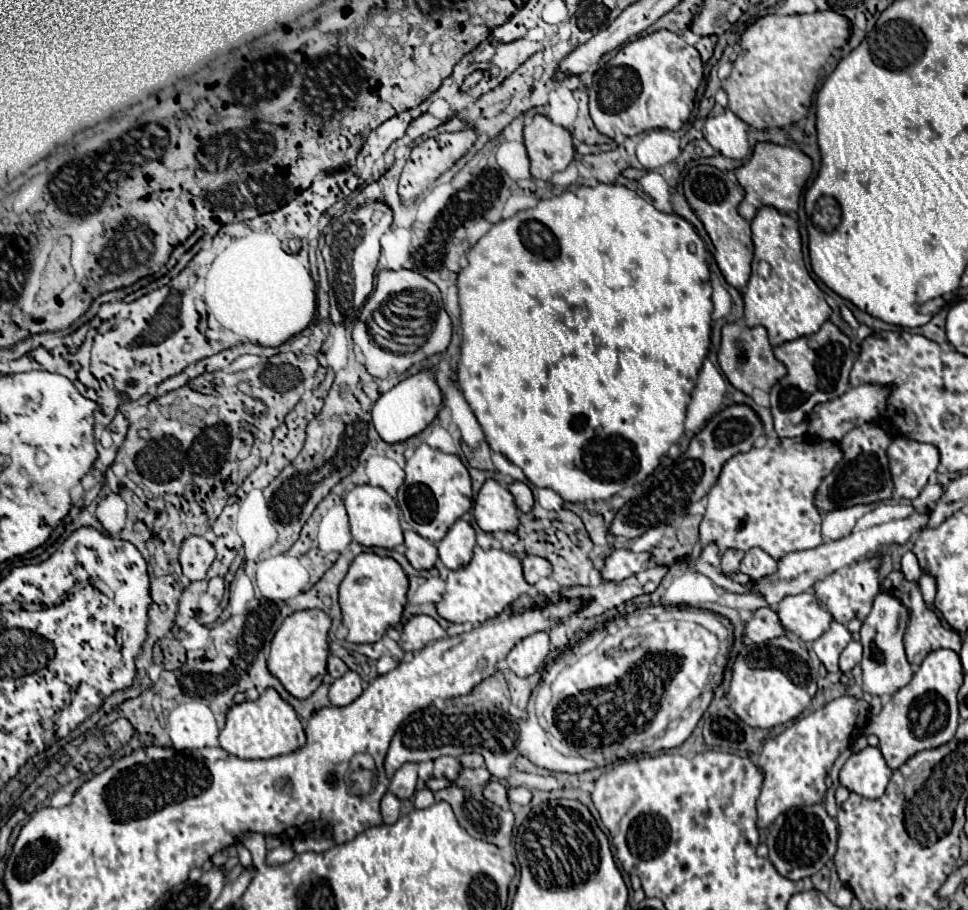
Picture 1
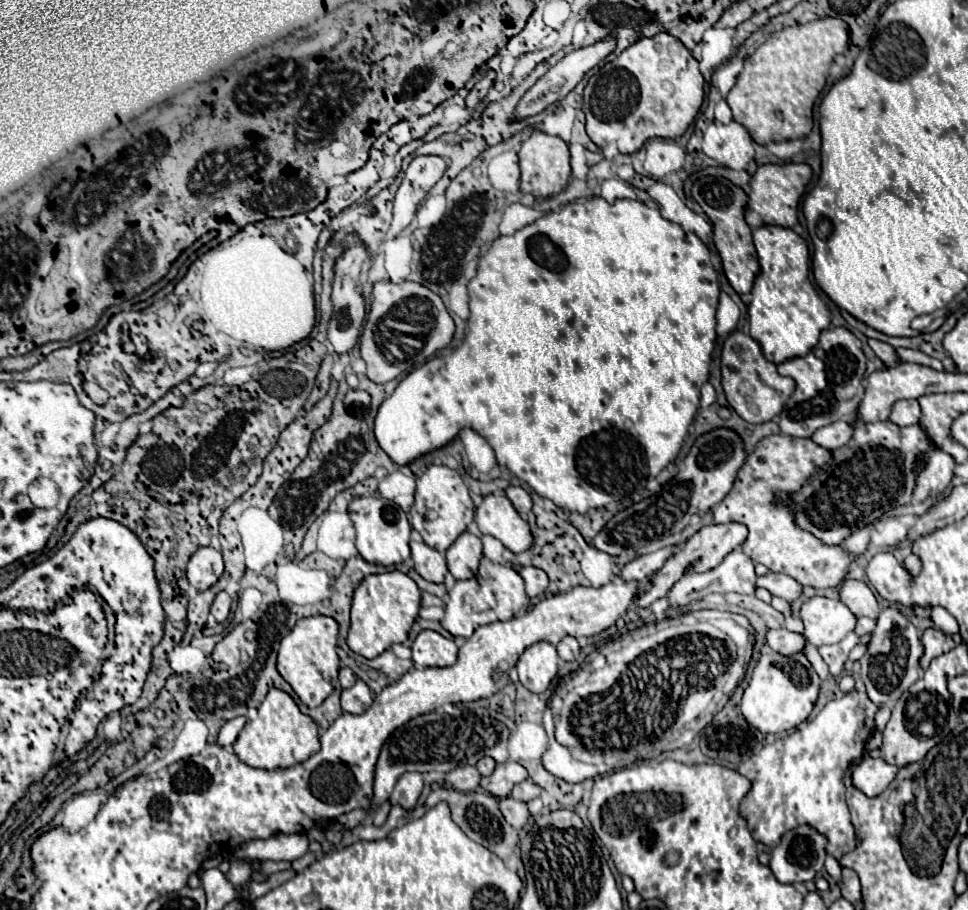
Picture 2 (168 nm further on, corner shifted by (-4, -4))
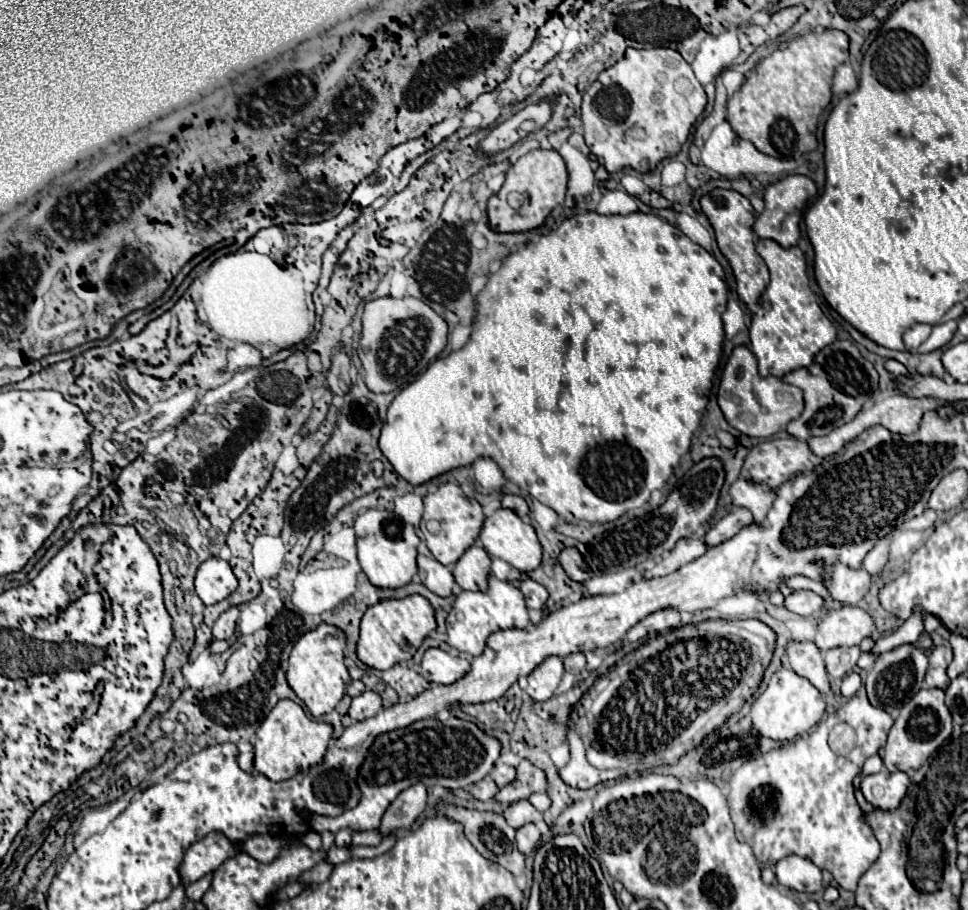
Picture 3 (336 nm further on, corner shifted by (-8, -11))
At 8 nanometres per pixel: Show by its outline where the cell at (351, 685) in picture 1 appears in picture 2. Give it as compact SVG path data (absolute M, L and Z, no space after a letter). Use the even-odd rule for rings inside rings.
M358 680L352 688L346 688L342 692L342 710L350 712L350 714L362 714L364 710L368 710L372 704L372 692L370 688Z

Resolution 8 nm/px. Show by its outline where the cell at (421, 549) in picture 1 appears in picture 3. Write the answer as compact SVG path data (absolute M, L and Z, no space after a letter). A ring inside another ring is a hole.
M420 543L417 555L418 575L421 582L436 595L448 597L452 593L454 577L450 567L438 563L426 543Z

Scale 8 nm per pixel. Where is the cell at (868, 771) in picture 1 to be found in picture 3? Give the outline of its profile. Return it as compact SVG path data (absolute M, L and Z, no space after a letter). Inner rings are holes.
M882 769L880 773L866 775L860 783L860 789L868 803L872 803L878 809L896 809L900 801L906 795L908 789L908 775L902 771L890 773L888 769Z

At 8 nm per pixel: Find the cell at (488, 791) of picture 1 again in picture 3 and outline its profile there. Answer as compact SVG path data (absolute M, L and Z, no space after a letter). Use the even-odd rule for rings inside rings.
M526 823L520 829L516 829L516 843L518 843L518 849L524 855L532 853L538 847L538 843L540 843L540 831L538 831L538 827L534 823Z

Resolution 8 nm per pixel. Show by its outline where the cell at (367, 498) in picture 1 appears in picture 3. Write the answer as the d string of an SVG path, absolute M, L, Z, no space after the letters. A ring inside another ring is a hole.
M368 509L360 513L354 521L354 531L358 539L358 559L362 571L368 575L372 585L376 587L402 587L412 581L416 569L416 547L420 543L412 525L404 523L392 511Z

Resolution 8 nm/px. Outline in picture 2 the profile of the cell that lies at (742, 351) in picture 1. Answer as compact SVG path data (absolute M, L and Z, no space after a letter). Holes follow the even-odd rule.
M732 332L722 348L722 388L728 404L748 424L764 424L774 420L794 392L794 380L782 378L776 372L776 364L768 362L754 338L744 332Z

